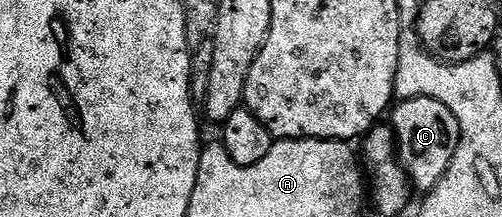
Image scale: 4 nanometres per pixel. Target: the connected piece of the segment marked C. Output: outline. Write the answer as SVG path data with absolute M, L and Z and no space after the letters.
M417 96L414 100L399 100L390 116L399 163L407 169L407 175L418 191L420 188L423 194L430 193L438 186L440 178L449 170L451 159L457 154L459 123L453 118L453 110L433 98Z

